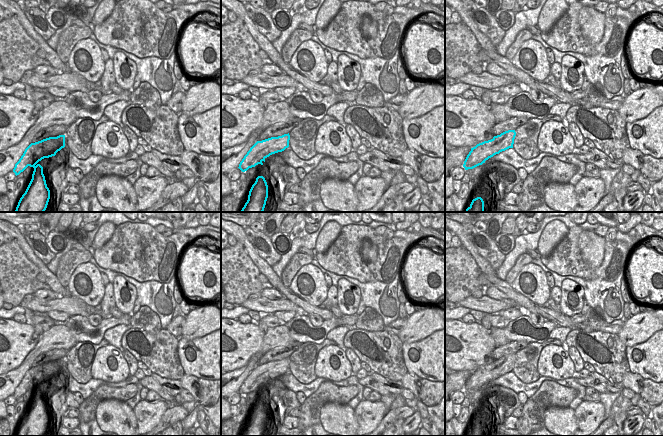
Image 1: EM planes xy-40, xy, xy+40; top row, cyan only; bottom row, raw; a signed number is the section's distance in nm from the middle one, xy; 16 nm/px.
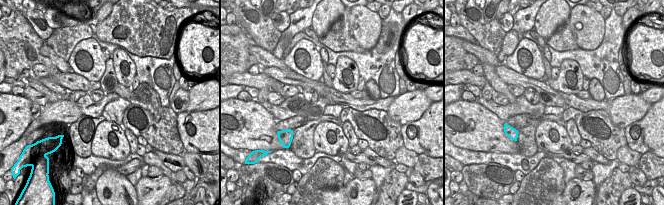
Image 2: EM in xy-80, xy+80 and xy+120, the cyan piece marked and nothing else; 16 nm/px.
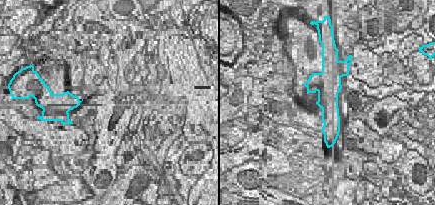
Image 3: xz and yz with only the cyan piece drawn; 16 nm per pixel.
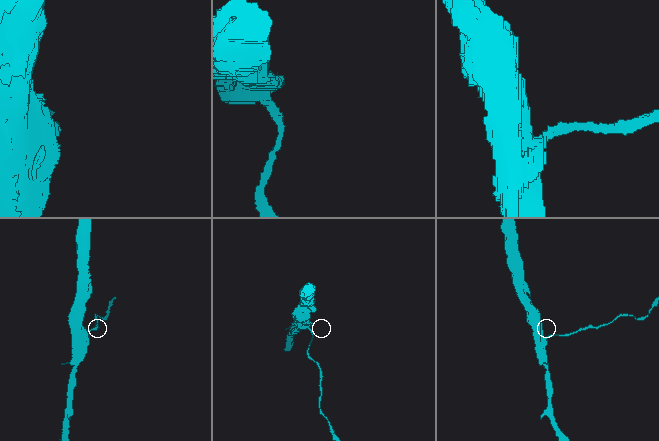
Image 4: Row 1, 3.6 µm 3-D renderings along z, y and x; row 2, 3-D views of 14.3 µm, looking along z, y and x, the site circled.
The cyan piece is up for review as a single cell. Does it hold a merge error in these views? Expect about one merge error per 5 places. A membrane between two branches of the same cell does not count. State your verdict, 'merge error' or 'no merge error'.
merge error

